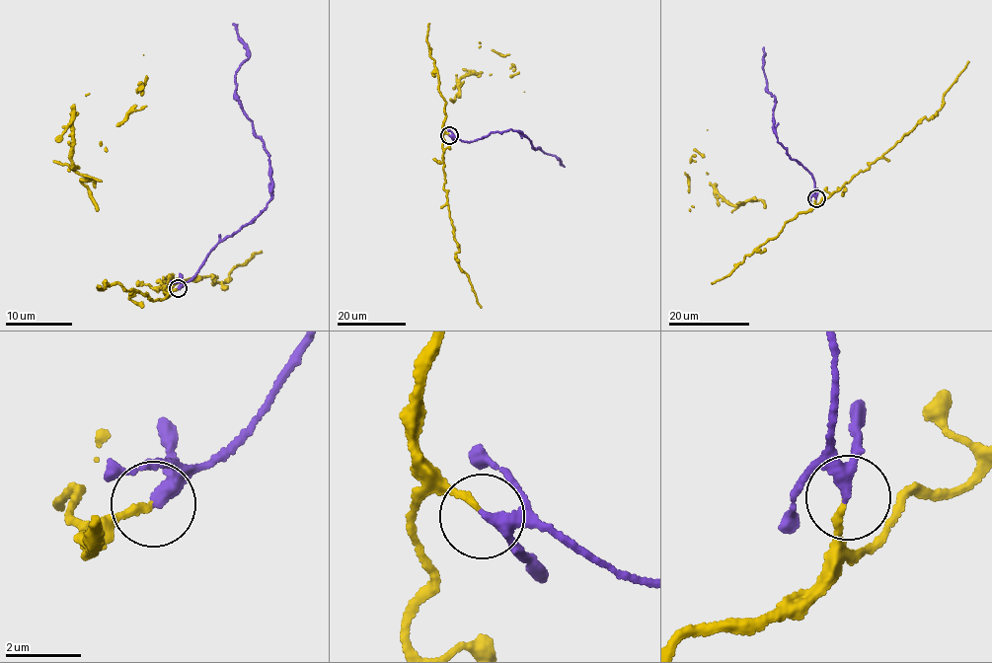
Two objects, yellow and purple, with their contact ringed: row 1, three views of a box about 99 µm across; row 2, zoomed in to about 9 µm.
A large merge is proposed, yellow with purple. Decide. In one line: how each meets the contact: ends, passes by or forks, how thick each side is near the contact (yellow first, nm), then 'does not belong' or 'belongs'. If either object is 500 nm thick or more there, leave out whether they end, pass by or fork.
yellow ends | purple passes by | 180/280 nm | belongs

